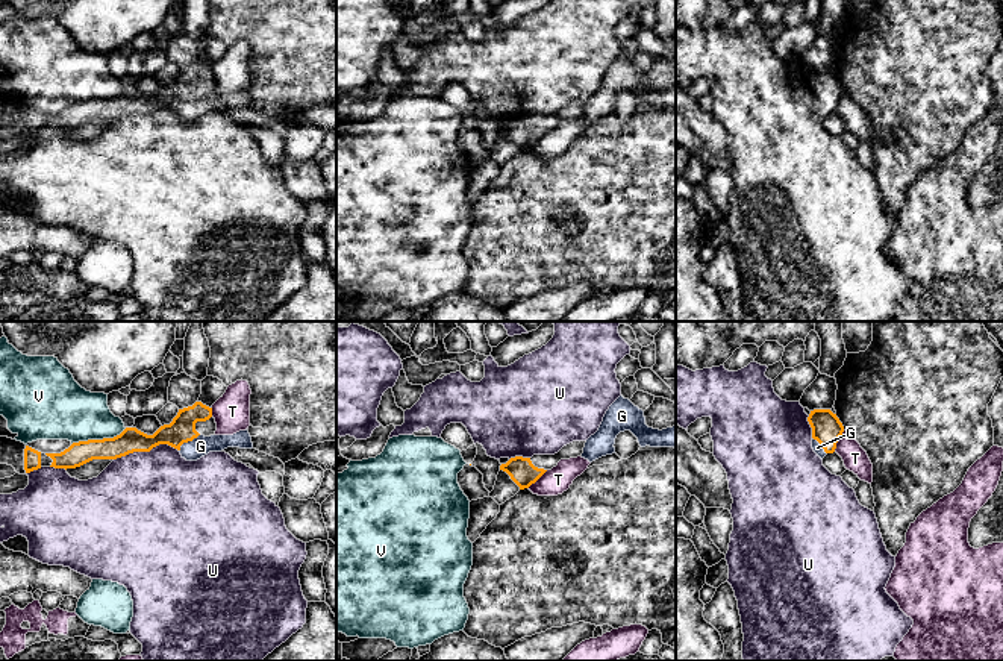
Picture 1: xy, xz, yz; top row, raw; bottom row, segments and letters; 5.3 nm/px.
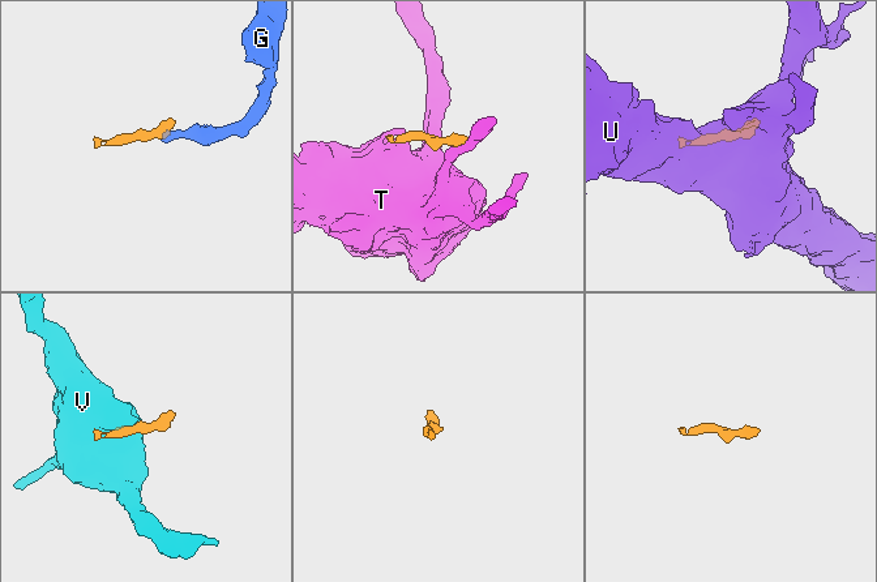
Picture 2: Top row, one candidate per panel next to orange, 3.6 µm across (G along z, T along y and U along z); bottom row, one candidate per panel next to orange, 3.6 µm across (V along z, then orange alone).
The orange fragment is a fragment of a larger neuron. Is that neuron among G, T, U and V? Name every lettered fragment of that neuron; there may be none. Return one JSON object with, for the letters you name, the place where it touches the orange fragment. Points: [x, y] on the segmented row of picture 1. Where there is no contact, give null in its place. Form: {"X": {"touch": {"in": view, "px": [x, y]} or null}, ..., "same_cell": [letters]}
{"G": {"touch": {"in": "xy", "px": [187, 441]}}, "same_cell": ["G"]}

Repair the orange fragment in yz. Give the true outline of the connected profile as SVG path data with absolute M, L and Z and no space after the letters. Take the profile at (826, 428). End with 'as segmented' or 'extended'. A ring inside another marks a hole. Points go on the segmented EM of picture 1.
M830 409L811 411L808 421L812 428L812 449L823 459L833 453L836 443L844 432L844 426Z; extended

